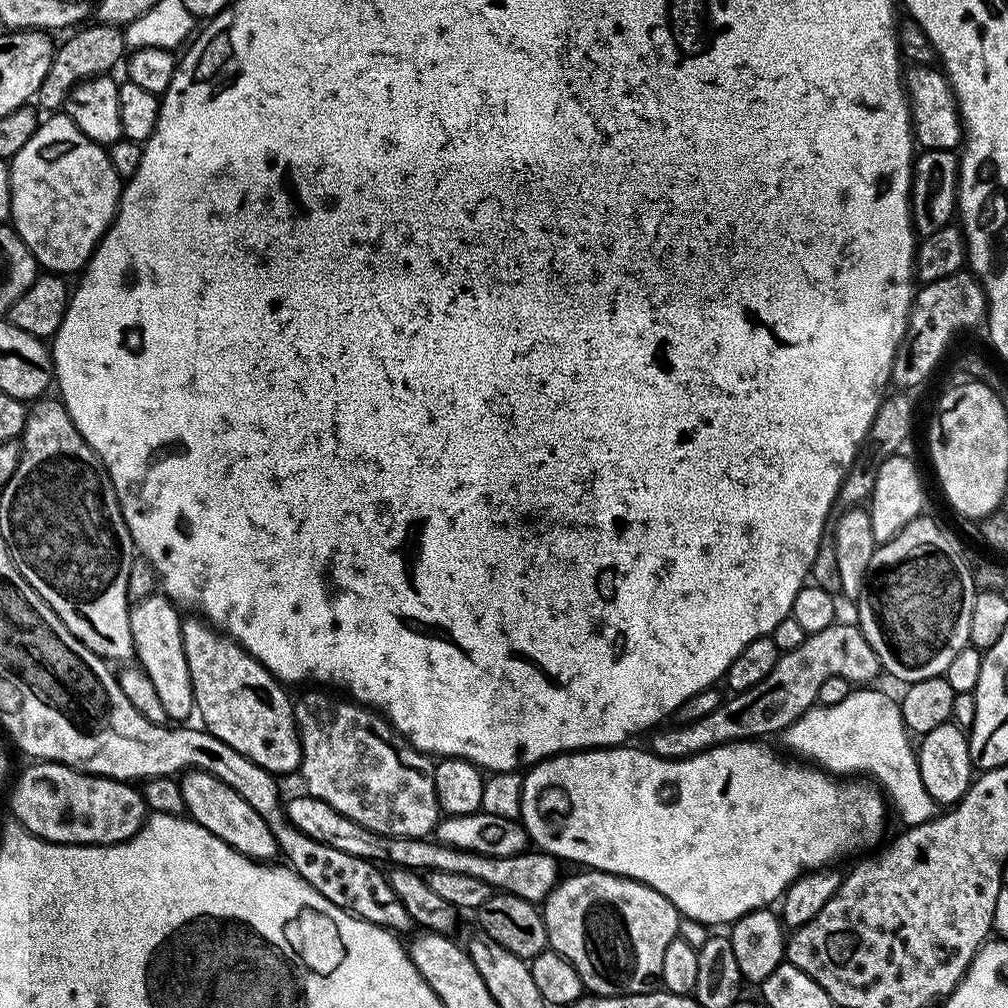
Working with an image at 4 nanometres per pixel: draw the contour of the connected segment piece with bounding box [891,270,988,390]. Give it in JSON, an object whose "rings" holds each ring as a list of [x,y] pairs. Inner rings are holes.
{"rings":[[[961,270],[946,278],[938,278],[938,282],[923,285],[915,293],[912,309],[908,315],[906,334],[896,351],[892,367],[891,383],[897,389],[912,390],[916,388],[936,367],[948,348],[955,332],[963,328],[976,328],[985,323],[988,314],[988,295],[980,281],[971,271]]]}

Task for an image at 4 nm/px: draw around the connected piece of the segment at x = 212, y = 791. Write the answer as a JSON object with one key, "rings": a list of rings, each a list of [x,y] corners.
{"rings":[[[188,770],[179,777],[178,783],[182,790],[185,813],[206,830],[210,830],[210,834],[222,838],[222,842],[252,860],[268,862],[275,857],[272,855],[277,855],[276,839],[270,826],[266,826],[262,814],[258,814],[258,810],[254,810],[254,806],[250,806],[242,794],[226,786],[226,782],[208,772]]]}

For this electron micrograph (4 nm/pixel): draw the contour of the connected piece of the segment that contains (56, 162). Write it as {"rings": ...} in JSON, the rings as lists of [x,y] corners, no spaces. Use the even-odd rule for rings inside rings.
{"rings":[[[52,114],[41,119],[38,130],[22,150],[10,161],[12,174],[11,227],[16,229],[22,242],[30,250],[41,269],[52,274],[79,273],[92,257],[106,229],[116,219],[116,206],[120,203],[122,181],[114,174],[105,145],[95,144],[70,117]]]}

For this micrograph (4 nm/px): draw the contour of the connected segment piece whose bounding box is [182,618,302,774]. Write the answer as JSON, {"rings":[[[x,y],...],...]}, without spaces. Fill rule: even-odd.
{"rings":[[[203,619],[184,620],[182,626],[182,646],[186,652],[186,666],[190,666],[190,682],[196,698],[195,711],[200,712],[199,723],[214,738],[222,738],[226,746],[238,750],[250,762],[262,766],[267,772],[295,773],[302,762],[300,734],[296,727],[296,714],[293,697],[288,697],[285,685],[262,666],[241,644],[225,636],[223,632],[212,627]]]}

